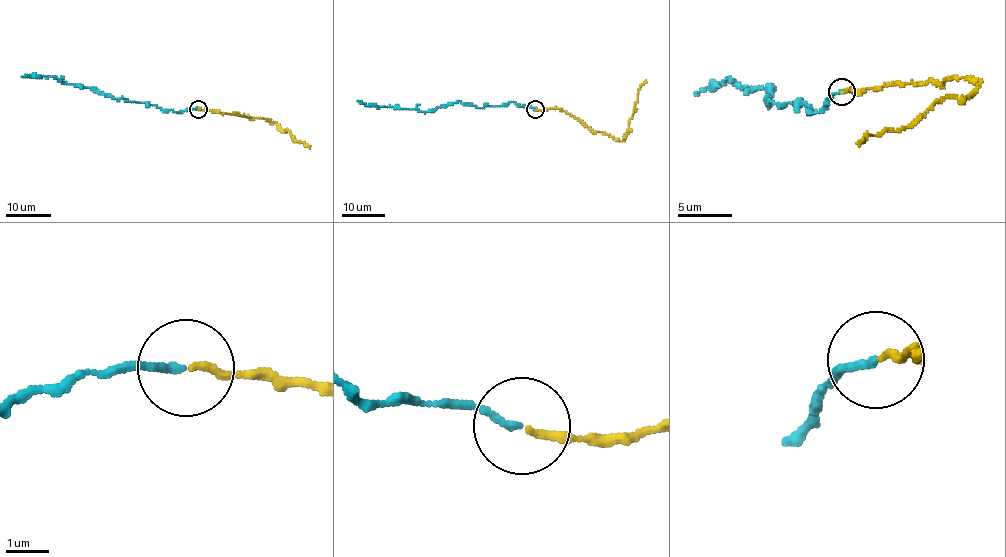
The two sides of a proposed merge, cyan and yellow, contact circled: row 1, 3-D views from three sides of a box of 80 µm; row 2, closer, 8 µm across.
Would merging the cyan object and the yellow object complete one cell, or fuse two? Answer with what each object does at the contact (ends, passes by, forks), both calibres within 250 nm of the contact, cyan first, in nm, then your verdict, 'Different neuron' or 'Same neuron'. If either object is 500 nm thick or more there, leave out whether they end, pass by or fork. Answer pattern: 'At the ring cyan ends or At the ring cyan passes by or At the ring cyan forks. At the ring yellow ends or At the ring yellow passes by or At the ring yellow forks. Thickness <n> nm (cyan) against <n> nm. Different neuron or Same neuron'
At the ring cyan ends. At the ring yellow ends. Thickness 150 nm (cyan) against 160 nm. Same neuron

